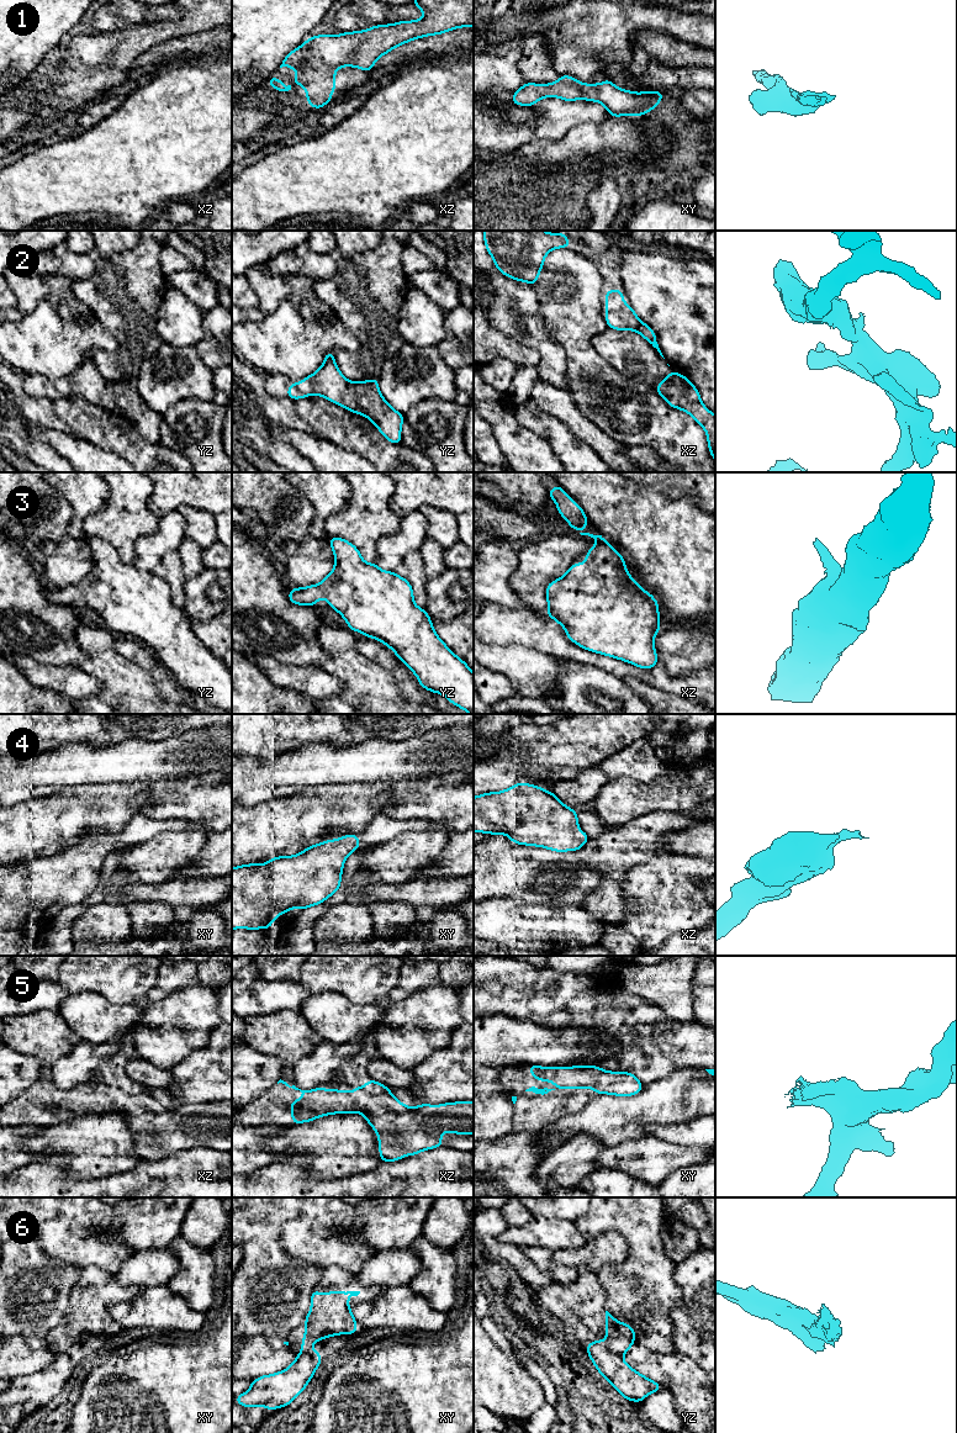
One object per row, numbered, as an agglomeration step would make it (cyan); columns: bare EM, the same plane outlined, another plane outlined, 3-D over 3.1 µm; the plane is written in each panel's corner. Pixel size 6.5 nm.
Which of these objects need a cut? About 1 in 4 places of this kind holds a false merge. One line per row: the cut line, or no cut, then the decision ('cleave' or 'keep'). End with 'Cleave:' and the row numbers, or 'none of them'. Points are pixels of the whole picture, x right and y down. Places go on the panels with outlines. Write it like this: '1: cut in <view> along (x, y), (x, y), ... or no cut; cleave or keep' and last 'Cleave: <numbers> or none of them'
1: no cut; keep
2: cut in yz along (312, 375), (312, 390), (315, 392); cleave
3: no cut; keep
4: no cut; keep
5: no cut; keep
6: cut in yz along (603, 1342), (620, 1357); cleave
Cleave: 2, 6

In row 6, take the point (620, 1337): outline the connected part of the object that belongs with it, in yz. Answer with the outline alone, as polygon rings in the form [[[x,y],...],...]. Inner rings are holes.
[[[606,1311],[606,1345],[617,1355],[624,1355],[635,1343],[635,1331],[631,1326],[617,1321],[608,1311]]]

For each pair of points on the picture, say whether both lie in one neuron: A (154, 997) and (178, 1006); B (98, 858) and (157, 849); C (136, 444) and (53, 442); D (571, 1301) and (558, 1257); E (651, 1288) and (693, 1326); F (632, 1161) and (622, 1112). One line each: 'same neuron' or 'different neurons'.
A: different neurons
B: different neurons
C: different neurons
D: different neurons
E: different neurons
F: different neurons

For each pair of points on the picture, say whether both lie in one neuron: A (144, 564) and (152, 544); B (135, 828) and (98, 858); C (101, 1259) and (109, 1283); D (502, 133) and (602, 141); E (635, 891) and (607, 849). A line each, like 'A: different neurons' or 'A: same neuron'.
A: same neuron
B: same neuron
C: different neurons
D: different neurons
E: different neurons

